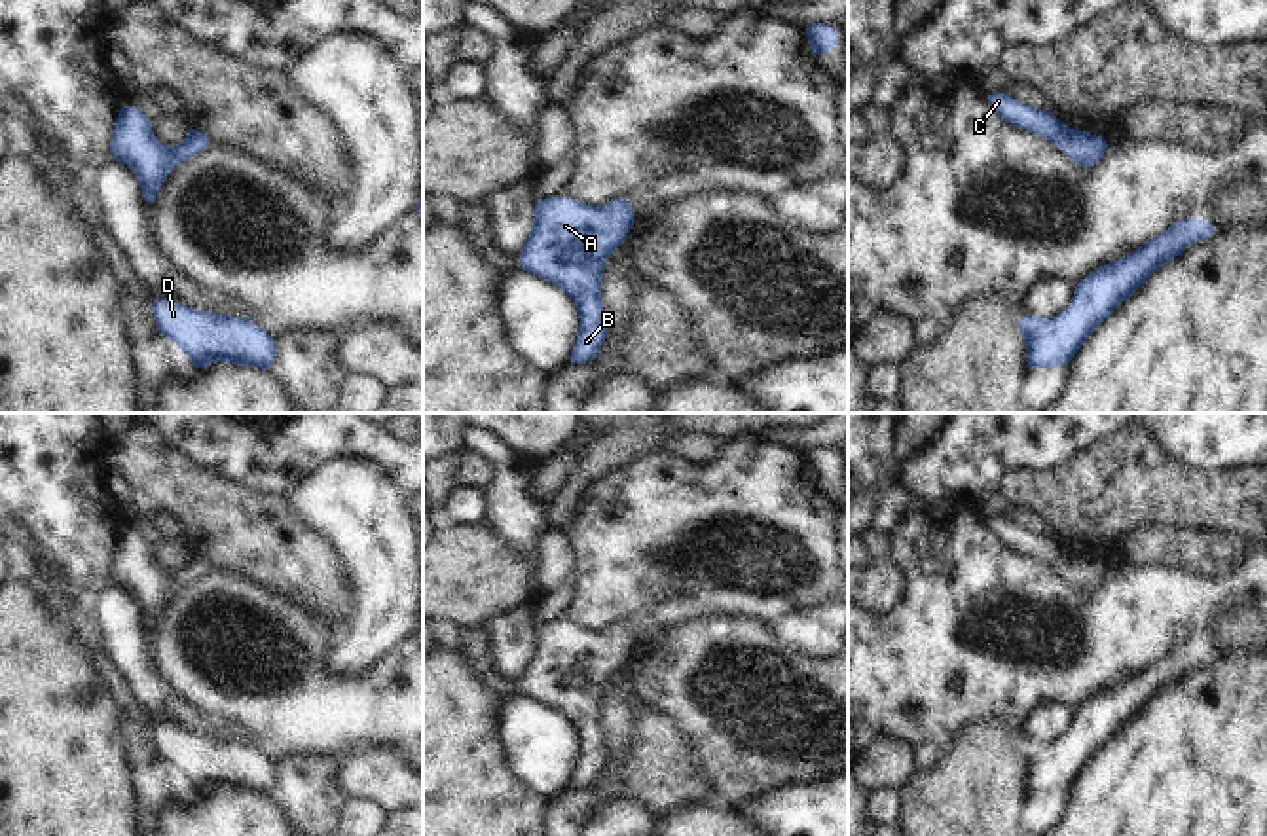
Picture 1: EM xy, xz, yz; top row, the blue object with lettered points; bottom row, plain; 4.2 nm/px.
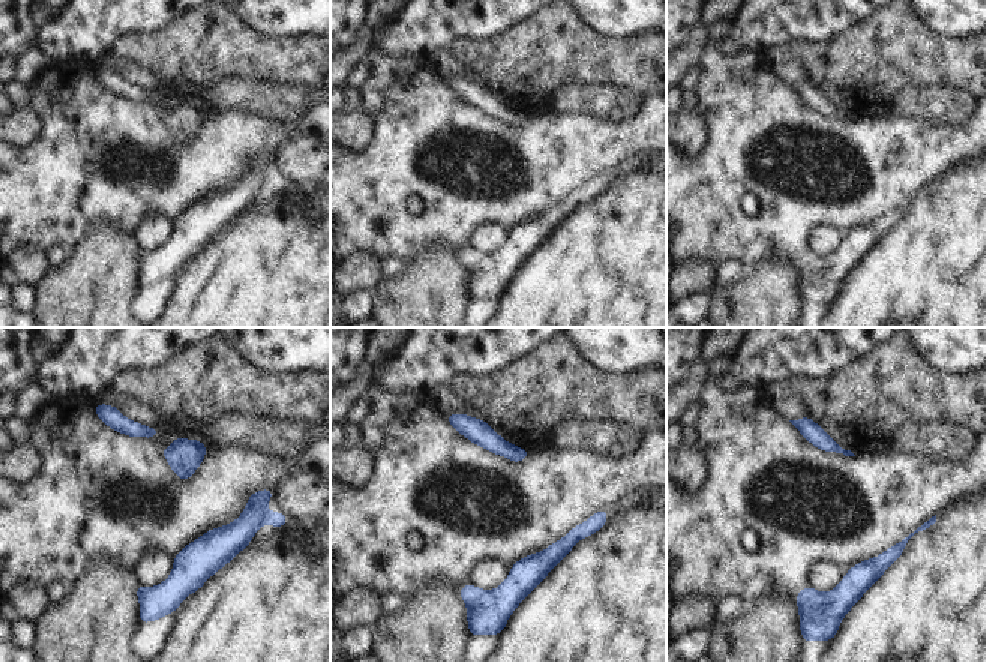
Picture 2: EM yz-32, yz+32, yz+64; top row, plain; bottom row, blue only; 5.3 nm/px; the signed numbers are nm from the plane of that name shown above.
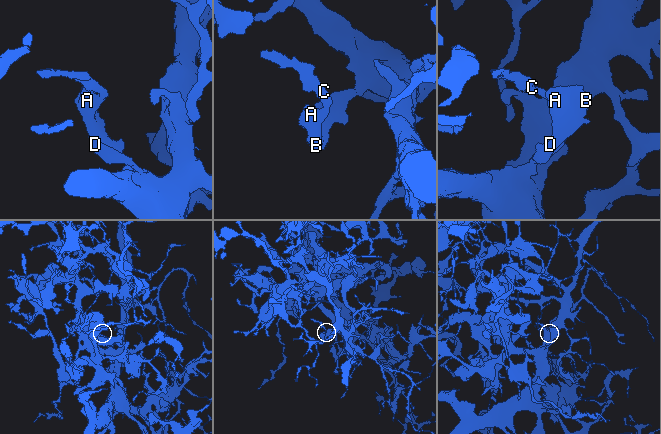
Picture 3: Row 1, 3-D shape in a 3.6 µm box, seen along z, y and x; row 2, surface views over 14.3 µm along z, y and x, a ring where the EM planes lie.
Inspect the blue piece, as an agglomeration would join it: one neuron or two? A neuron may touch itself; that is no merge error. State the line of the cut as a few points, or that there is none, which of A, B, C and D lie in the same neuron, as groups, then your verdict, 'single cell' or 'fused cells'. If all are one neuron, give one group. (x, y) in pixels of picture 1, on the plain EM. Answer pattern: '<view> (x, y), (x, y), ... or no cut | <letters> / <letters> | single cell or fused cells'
no cut | A B C D | single cell

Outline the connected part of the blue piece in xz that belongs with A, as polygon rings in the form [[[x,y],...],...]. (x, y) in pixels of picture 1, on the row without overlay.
[[[560,620],[537,624],[533,641],[518,694],[560,711],[577,728],[580,754],[567,789],[588,789],[607,764],[601,728],[605,686],[630,660],[635,639],[628,622],[588,631]]]

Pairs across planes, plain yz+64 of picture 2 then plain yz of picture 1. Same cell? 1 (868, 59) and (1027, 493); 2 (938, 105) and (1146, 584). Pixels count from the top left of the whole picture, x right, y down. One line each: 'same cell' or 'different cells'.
1: same cell
2: different cells

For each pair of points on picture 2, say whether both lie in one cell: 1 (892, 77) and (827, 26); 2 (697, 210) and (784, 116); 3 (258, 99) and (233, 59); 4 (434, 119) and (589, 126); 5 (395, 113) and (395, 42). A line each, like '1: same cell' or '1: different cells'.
1: different cells
2: same cell
3: different cells
4: same cell
5: different cells

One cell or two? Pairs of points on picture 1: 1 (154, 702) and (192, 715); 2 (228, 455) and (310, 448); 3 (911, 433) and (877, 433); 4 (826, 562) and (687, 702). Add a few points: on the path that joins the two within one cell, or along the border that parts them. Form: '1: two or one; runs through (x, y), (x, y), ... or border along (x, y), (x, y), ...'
1: one; runs through (164, 704), (183, 715)
2: one; runs through (249, 452), (289, 448)
3: two; border along (894, 433), (894, 457), (898, 461)
4: two; border along (721, 615), (742, 615), (767, 626)

